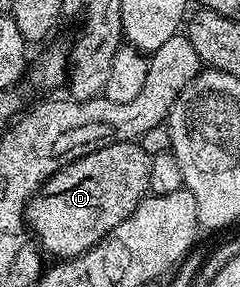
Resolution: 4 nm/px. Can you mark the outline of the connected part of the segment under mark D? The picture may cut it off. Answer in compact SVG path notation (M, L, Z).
M135 141L114 143L108 147L98 148L97 151L90 152L89 155L82 156L81 159L74 160L73 163L66 164L60 171L54 172L52 176L45 183L42 184L41 188L33 197L29 200L26 213L26 226L30 231L33 230L38 237L44 241L43 249L53 254L56 260L67 260L70 258L76 258L80 254L84 254L90 248L94 248L98 243L108 235L111 230L118 228L118 224L122 224L122 220L126 220L134 212L134 208L138 208L138 204L143 198L147 197L149 193L149 182L150 182L150 164L152 163L151 155L139 146Z

